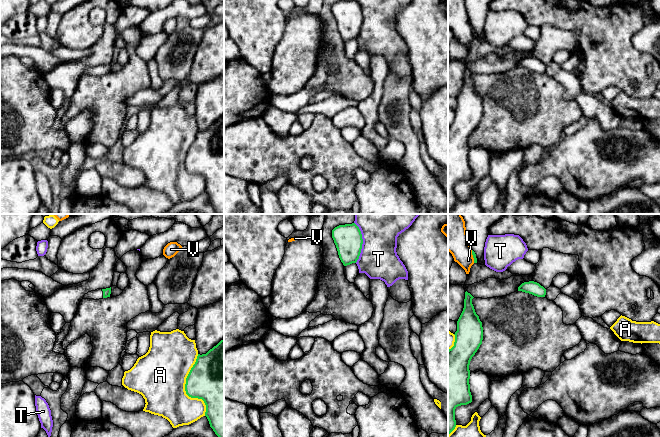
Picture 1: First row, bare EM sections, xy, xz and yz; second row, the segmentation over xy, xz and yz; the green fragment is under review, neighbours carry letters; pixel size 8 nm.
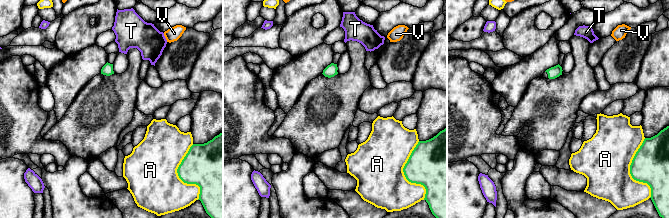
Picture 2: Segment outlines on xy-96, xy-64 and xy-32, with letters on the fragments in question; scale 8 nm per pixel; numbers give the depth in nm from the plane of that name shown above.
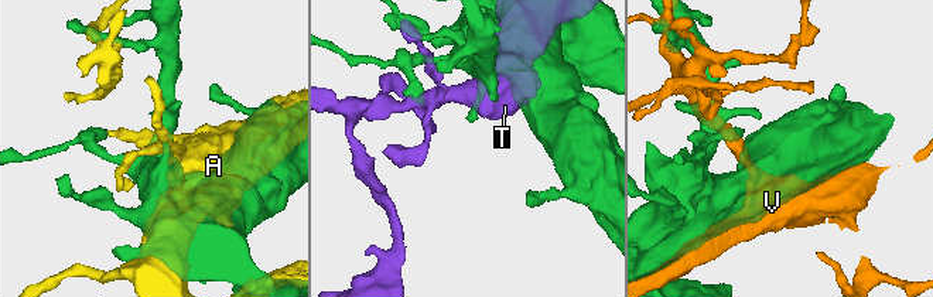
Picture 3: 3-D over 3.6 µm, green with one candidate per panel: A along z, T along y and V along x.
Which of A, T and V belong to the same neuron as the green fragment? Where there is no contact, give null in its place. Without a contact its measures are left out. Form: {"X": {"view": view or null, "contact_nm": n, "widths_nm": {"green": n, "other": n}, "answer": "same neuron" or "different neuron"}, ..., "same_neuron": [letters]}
{"A": {"view": "xy", "contact_nm": 500, "widths_nm": {"green": 400, "other": 420}, "answer": "different neuron"}, "T": {"view": "xz", "contact_nm": 320, "widths_nm": {"green": 220, "other": 300}, "answer": "different neuron"}, "V": {"view": "yz", "contact_nm": 110, "widths_nm": {"green": 30, "other": 220}, "answer": "different neuron"}, "same_neuron": []}

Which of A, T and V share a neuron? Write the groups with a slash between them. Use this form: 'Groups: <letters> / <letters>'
Groups: A / T / V

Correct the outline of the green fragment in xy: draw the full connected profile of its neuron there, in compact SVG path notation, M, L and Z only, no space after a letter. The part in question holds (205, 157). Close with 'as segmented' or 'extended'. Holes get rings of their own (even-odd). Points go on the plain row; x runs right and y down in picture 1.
M224 115L206 130L198 130L186 154L185 167L189 173L204 177L210 203L219 214L224 214Z | as segmented

